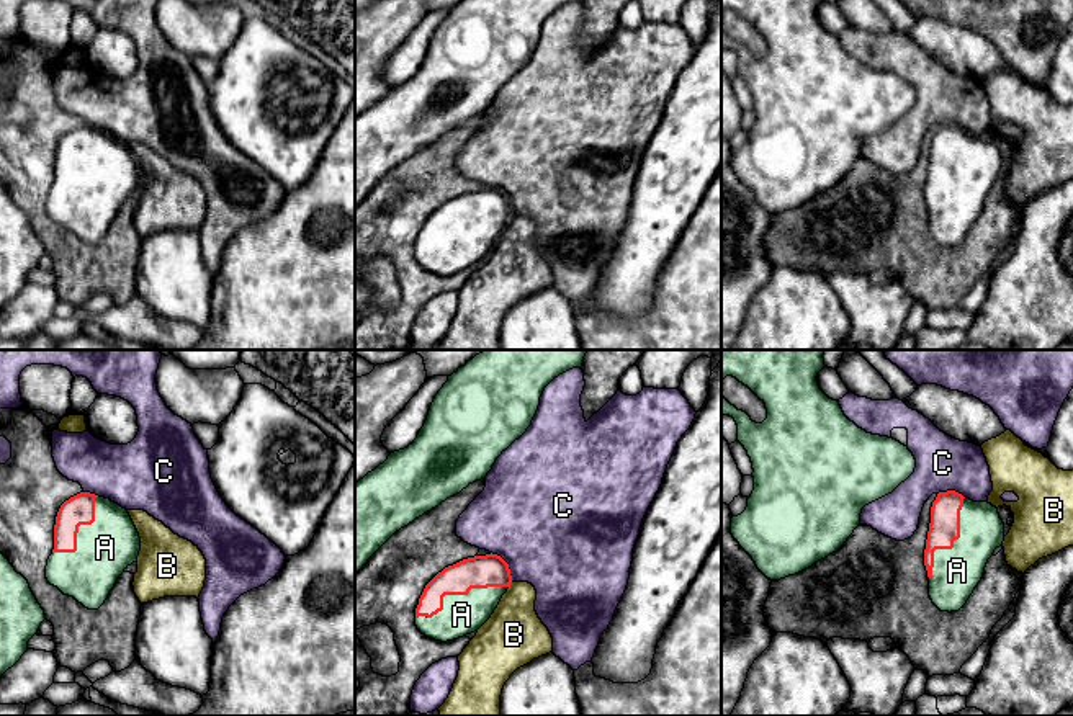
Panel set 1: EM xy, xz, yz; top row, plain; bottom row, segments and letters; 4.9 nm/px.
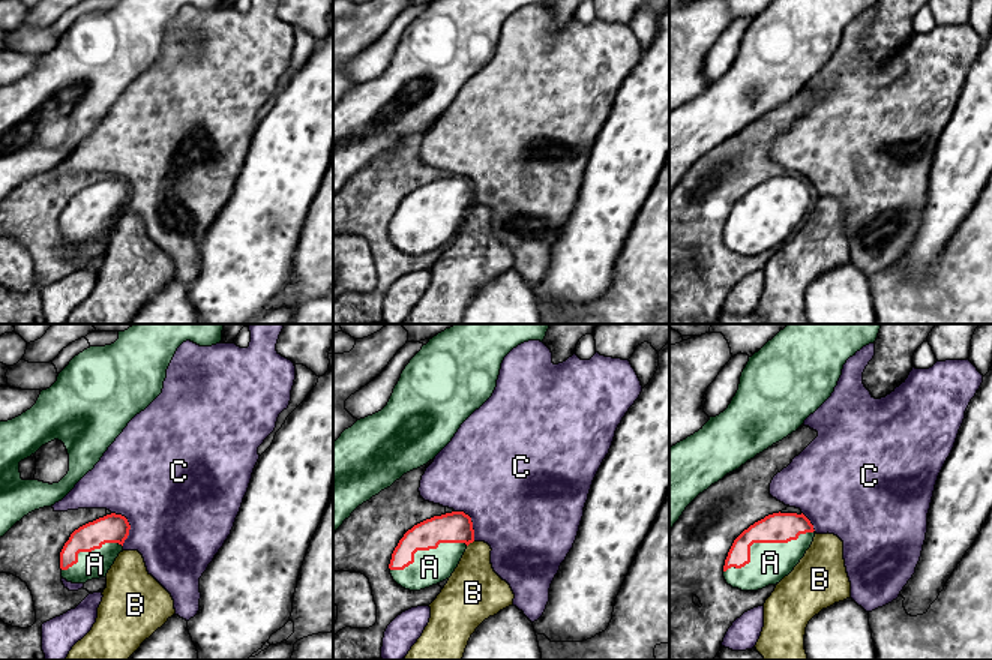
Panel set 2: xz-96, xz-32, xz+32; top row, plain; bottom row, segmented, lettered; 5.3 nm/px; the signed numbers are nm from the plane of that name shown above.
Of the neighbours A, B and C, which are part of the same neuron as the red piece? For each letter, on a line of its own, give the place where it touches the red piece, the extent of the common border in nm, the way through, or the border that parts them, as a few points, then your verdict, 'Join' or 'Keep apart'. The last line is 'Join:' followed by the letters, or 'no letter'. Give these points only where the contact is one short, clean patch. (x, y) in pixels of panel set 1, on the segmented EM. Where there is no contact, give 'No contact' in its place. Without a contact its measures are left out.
A: Touches red at xz (457, 594). Shared border 480 nm. Join
B: Touches red at xz (509, 586). Shared border 40 nm. Boundary: xz (512, 582), (509, 587). Keep apart
C: Touches red at xz (507, 564). Shared border 190 nm. Keep apart
Join: A

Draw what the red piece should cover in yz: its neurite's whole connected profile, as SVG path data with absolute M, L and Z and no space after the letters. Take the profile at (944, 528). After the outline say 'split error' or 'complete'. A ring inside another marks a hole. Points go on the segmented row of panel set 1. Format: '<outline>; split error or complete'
M955 490L939 492L924 549L932 603L949 613L963 608L1003 541L1004 523L996 507Z; split error

